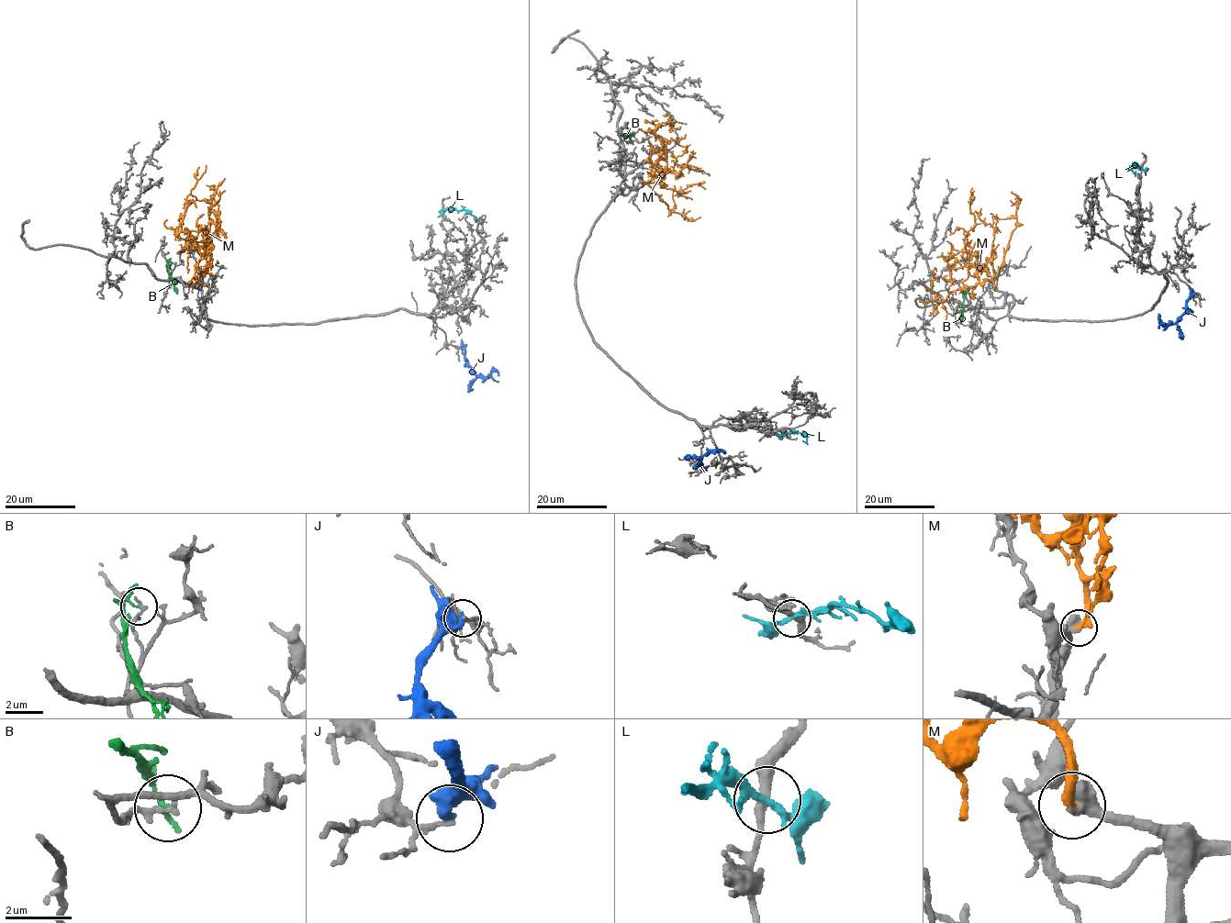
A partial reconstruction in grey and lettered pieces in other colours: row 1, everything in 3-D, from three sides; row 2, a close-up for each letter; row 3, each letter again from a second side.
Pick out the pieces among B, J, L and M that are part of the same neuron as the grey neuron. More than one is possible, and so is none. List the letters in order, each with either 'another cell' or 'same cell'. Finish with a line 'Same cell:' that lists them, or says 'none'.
B: another cell
J: another cell
L: another cell
M: same cell
Same cell: M

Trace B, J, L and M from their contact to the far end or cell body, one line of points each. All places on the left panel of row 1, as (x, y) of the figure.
B: (171, 262), (168, 262), (168, 273), (177, 293)
J: (464, 347), (465, 361), (477, 376), (489, 376), (494, 372), (498, 376)
L: (443, 211), (465, 210), (477, 219), (475, 222)
M: (206, 271), (204, 254), (178, 237), (187, 205), (186, 195), (205, 172), (206, 165)

